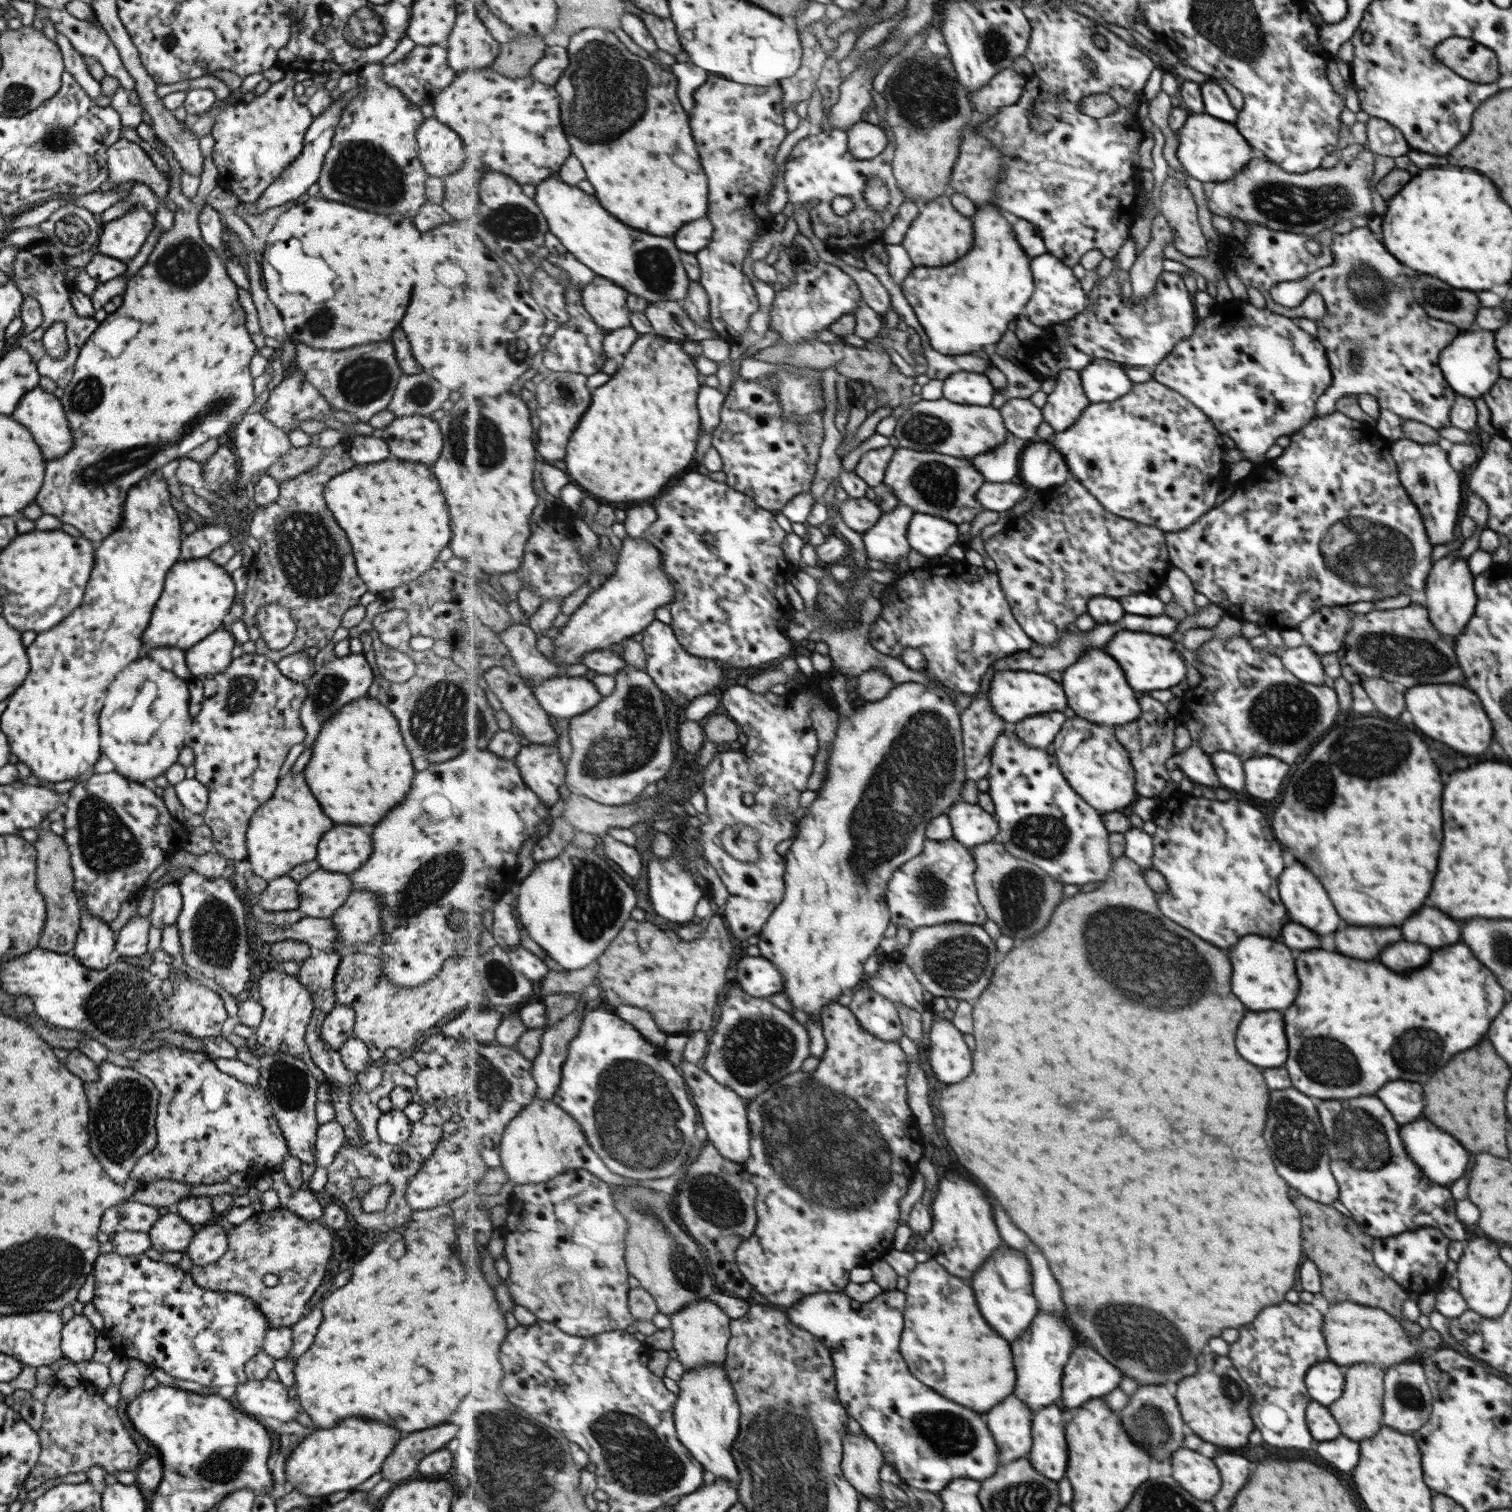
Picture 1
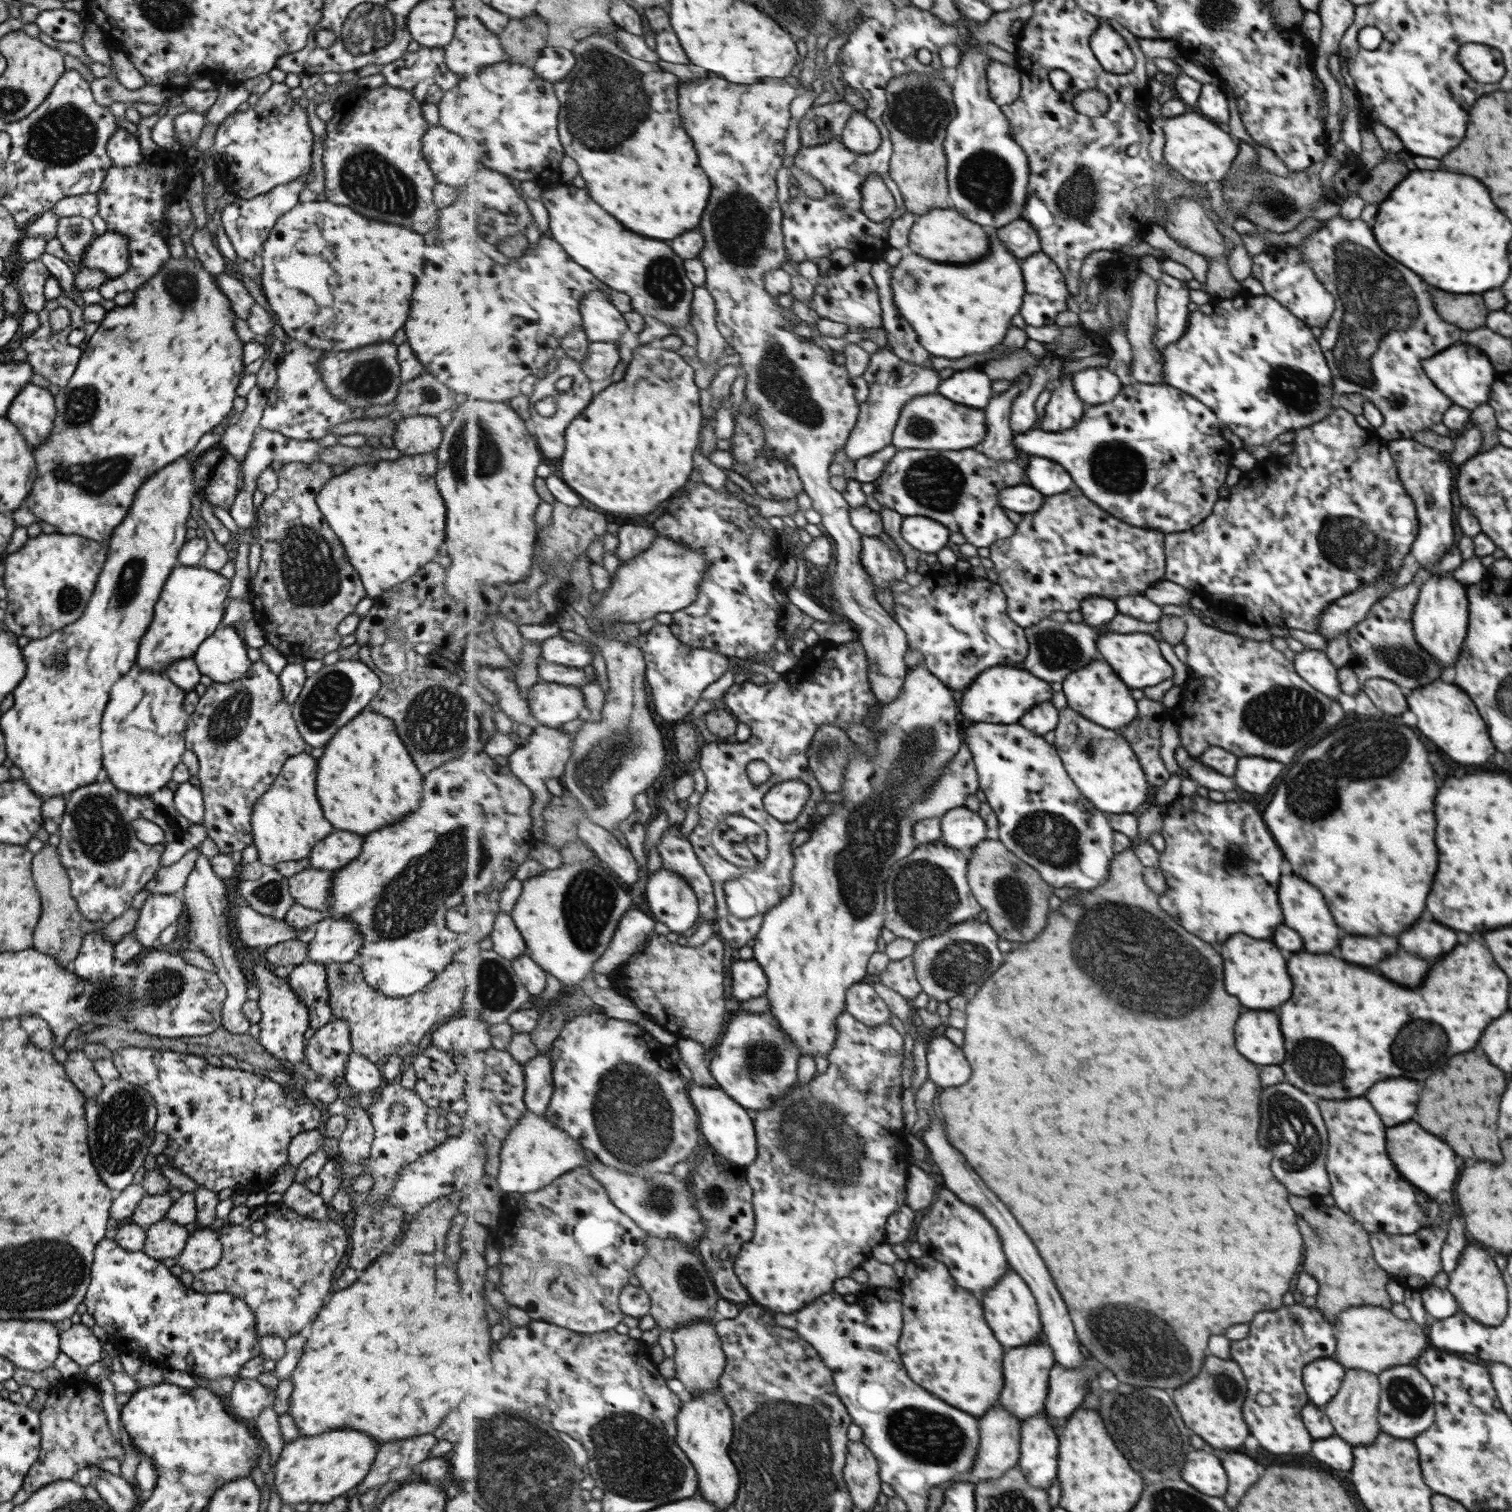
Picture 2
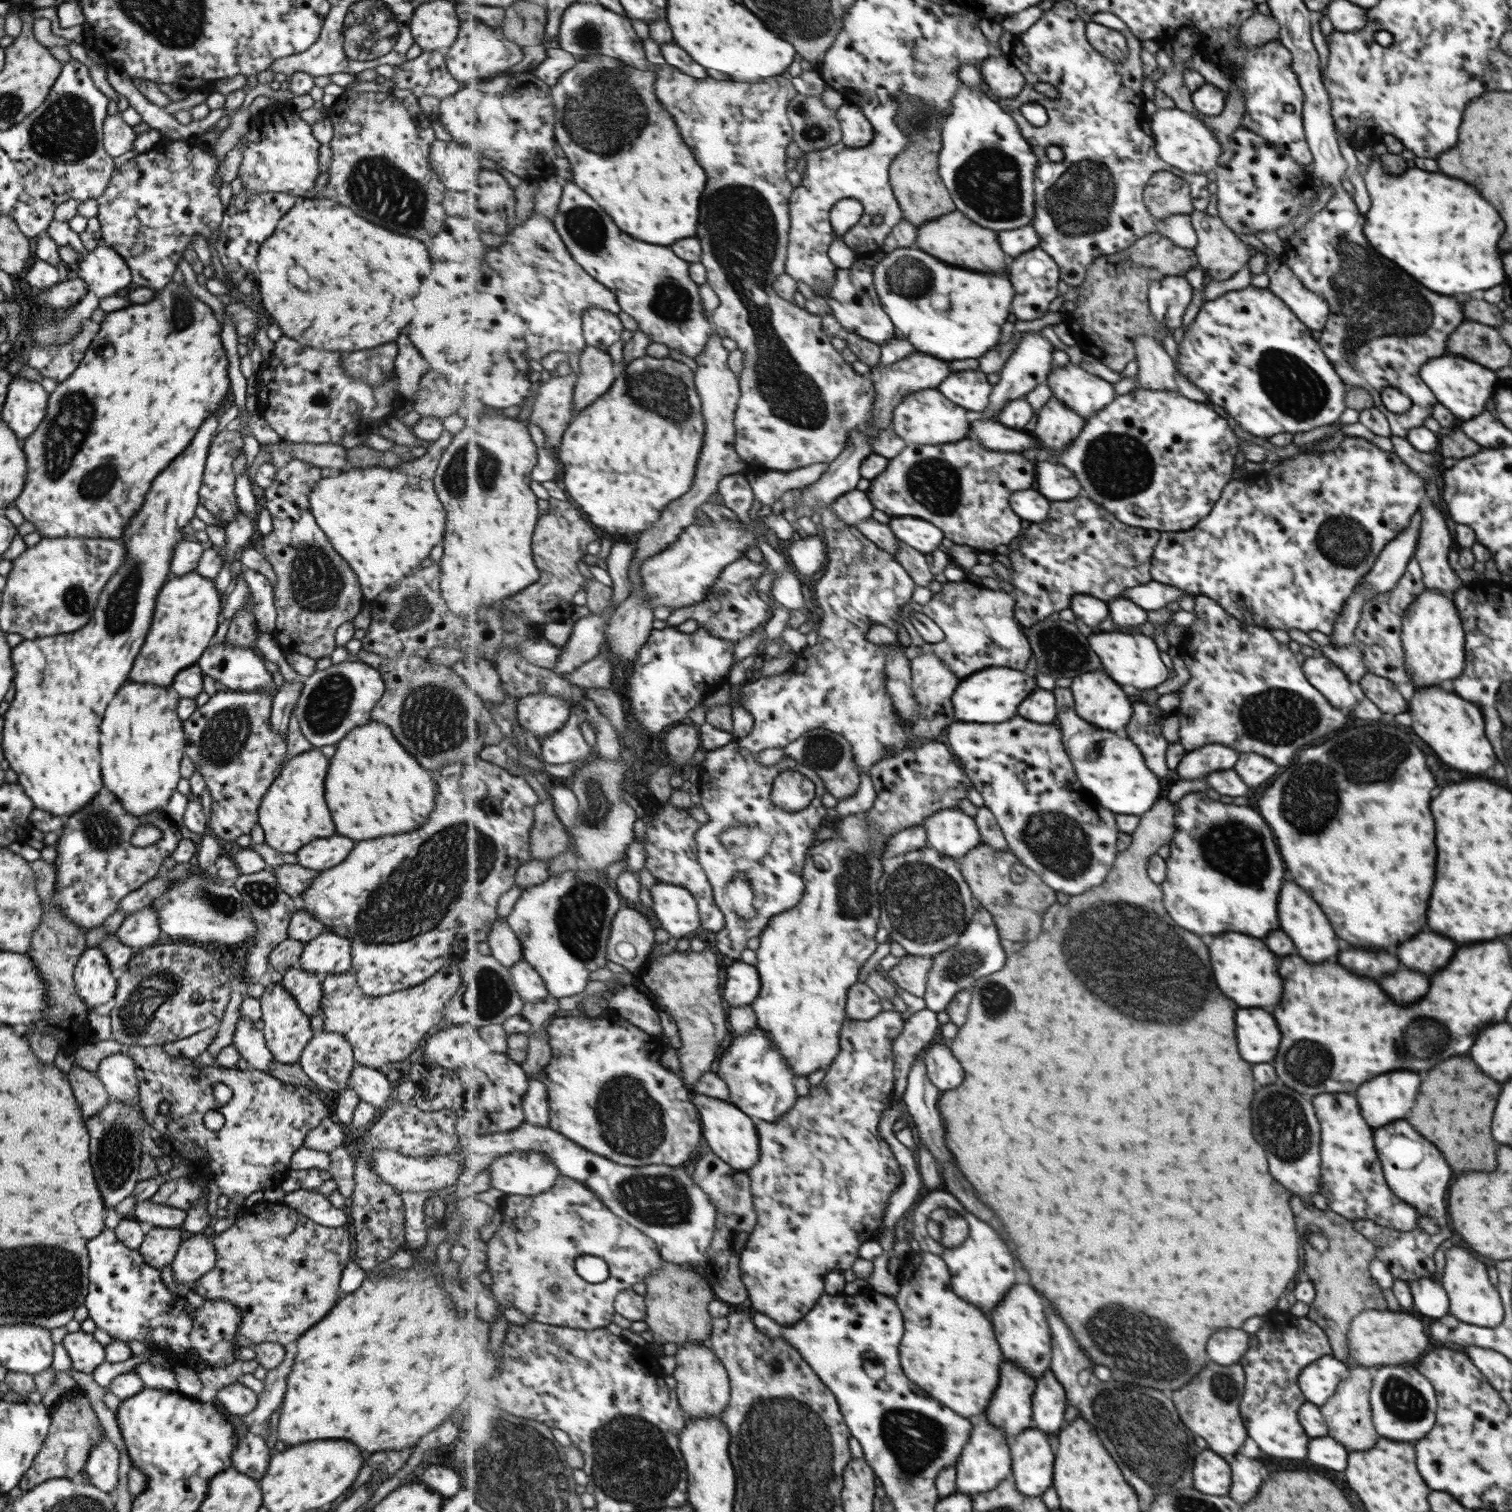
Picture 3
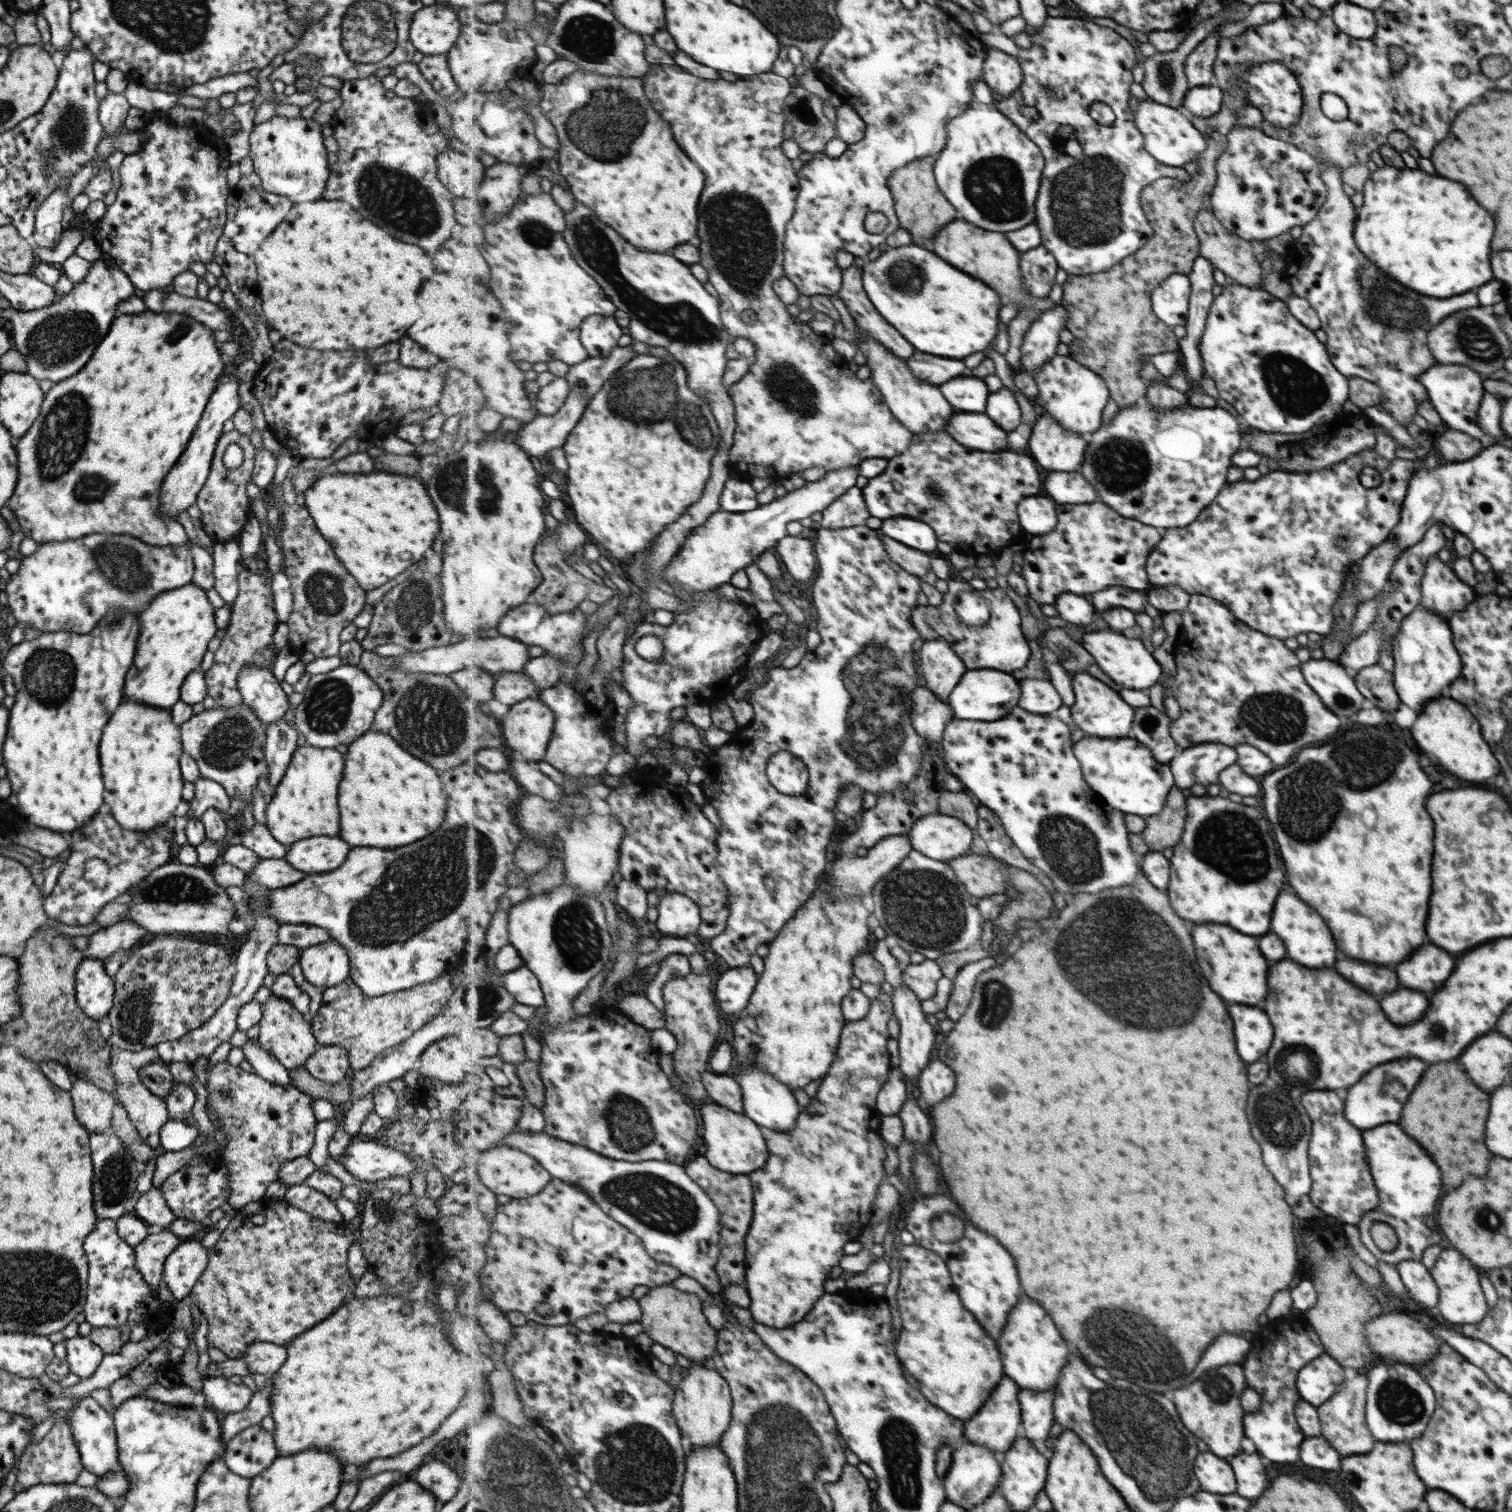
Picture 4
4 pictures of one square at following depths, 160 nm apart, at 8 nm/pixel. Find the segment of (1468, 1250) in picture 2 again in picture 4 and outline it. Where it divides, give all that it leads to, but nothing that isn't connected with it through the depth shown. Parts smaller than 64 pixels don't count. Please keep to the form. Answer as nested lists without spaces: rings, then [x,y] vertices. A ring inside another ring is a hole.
[[[1442,1249],[1429,1272],[1438,1290],[1438,1301],[1433,1311],[1435,1316],[1441,1314],[1443,1320],[1453,1324],[1474,1325],[1490,1312],[1477,1282],[1477,1270],[1469,1266],[1457,1250]]]

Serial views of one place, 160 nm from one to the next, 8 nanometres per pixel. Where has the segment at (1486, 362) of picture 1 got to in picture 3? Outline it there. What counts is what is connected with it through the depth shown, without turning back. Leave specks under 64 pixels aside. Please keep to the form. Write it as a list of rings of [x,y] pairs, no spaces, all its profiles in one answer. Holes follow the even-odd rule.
[[[1447,352],[1441,357],[1427,361],[1427,366],[1423,366],[1422,381],[1434,394],[1437,403],[1442,404],[1453,416],[1457,416],[1456,420],[1461,422],[1481,414],[1489,398],[1489,386],[1491,386],[1491,394],[1494,394],[1493,390],[1497,388],[1495,372],[1462,356]]]

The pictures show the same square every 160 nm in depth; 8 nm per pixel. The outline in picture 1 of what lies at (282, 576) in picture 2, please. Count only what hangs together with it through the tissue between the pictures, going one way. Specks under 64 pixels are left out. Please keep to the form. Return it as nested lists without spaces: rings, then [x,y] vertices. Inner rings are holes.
[[[348,439],[335,446],[323,449],[322,459],[313,469],[310,469],[306,474],[302,473],[295,478],[279,483],[275,503],[263,508],[252,506],[253,515],[247,530],[249,530],[249,535],[259,543],[258,552],[253,554],[253,566],[255,566],[257,572],[253,572],[251,586],[249,586],[249,580],[246,580],[247,588],[244,588],[245,594],[243,593],[242,598],[243,616],[240,617],[240,620],[247,627],[251,642],[255,643],[254,652],[262,654],[274,663],[288,654],[303,651],[305,648],[311,648],[311,646],[315,646],[319,650],[323,648],[333,636],[333,631],[340,626],[342,615],[351,606],[356,606],[359,603],[359,597],[366,591],[365,583],[359,580],[359,576],[355,572],[351,546],[349,546],[343,530],[339,530],[339,526],[331,518],[331,512],[327,510],[322,496],[324,487],[331,478],[350,470],[354,465],[353,459],[349,456],[347,444]],[[271,604],[283,606],[296,624],[294,637],[281,650],[265,648],[253,620],[255,612],[261,606]]]

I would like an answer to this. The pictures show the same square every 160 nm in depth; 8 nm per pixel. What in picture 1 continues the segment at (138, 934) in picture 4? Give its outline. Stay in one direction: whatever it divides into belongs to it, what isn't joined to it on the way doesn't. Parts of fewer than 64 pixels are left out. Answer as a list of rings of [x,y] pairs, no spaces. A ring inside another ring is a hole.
[[[177,882],[166,883],[158,888],[151,900],[152,909],[147,916],[151,928],[160,930],[163,925],[172,925],[182,905],[182,896]]]

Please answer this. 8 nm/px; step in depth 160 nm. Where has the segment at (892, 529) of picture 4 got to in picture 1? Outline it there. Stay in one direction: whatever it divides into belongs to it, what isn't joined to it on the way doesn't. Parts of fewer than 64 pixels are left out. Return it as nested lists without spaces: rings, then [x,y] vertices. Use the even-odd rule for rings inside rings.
[[[917,512],[909,525],[910,546],[926,558],[940,557],[959,540],[957,523],[933,514]]]

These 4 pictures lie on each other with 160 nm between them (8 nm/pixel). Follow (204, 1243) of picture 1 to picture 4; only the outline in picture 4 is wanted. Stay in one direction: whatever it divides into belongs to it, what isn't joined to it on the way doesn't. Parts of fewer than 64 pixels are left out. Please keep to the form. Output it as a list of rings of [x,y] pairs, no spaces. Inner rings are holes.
[[[182,1240],[175,1250],[167,1255],[162,1268],[162,1280],[169,1288],[173,1298],[185,1300],[190,1294],[190,1288],[197,1282],[207,1264],[207,1249],[200,1242]]]

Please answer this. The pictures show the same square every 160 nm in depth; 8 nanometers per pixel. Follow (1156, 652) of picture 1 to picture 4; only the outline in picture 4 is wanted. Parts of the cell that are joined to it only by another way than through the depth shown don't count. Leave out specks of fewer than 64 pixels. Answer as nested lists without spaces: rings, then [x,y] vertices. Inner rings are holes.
[[[1105,630],[1105,632],[1093,631],[1086,633],[1081,640],[1087,650],[1095,657],[1096,664],[1103,668],[1107,676],[1111,676],[1117,684],[1131,690],[1146,691],[1157,678],[1161,676],[1159,664],[1153,660],[1153,656],[1143,648],[1141,640],[1133,640],[1123,636],[1122,632]]]

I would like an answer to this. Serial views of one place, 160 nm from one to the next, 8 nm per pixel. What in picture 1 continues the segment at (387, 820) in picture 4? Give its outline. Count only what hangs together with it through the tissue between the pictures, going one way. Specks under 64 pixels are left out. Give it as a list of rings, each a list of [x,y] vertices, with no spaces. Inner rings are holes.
[[[369,696],[356,698],[322,722],[302,775],[327,818],[359,826],[379,822],[409,790],[413,768],[389,709]]]

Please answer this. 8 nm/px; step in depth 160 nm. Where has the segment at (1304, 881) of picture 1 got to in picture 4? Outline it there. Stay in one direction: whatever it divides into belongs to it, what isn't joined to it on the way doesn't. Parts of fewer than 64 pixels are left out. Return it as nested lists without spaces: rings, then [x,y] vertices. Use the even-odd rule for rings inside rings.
[[[1279,894],[1279,902],[1275,902],[1275,918],[1271,918],[1271,932],[1279,934],[1279,938],[1283,938],[1283,944],[1287,946],[1287,956],[1293,962],[1299,962],[1301,966],[1307,966],[1307,968],[1333,966],[1337,948],[1331,940],[1331,934],[1329,934],[1325,922],[1319,918],[1319,914],[1315,910],[1311,910],[1297,896]]]

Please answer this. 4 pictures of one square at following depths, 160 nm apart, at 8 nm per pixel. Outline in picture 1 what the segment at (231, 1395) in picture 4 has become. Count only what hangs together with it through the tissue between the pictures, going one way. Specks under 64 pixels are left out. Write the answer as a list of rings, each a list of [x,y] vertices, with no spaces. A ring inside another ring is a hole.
[[[263,1379],[263,1380],[252,1380],[252,1381],[245,1381],[243,1384],[239,1384],[235,1387],[234,1394],[235,1400],[239,1402],[239,1410],[250,1417],[254,1417],[258,1419],[260,1416],[263,1418],[276,1418],[281,1422],[293,1421],[295,1416],[297,1416],[297,1412],[299,1408],[287,1397],[287,1387],[284,1387],[279,1381],[271,1381],[270,1379]]]

